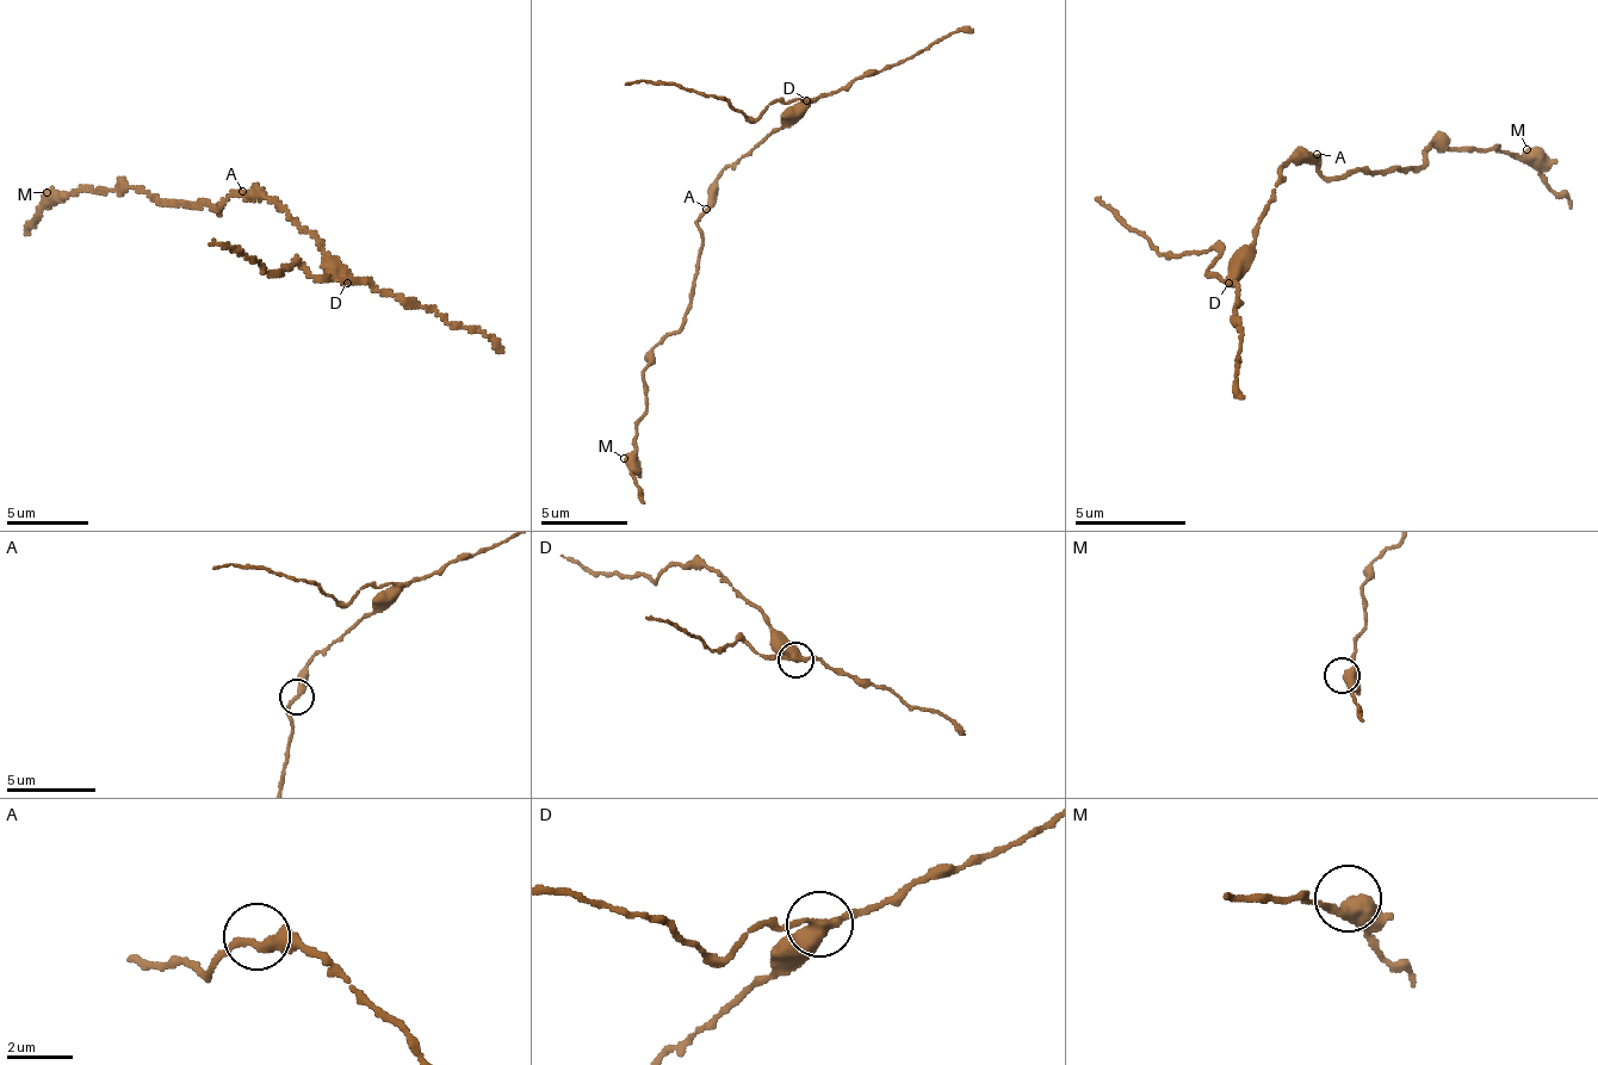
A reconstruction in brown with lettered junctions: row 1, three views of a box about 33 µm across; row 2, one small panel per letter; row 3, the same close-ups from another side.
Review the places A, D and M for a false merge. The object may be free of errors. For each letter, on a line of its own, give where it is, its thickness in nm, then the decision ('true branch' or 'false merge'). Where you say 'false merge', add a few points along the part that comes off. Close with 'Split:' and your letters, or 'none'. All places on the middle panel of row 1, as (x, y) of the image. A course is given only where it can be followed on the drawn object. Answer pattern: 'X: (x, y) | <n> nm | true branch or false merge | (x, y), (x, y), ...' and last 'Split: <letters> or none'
A: (706, 209) | 280 nm | true branch
D: (806, 100) | 340 nm | false merge | (807, 101), (775, 103), (744, 116), (707, 97), (648, 79), (626, 84)
M: (624, 458) | 380 nm | true branch
Split: D

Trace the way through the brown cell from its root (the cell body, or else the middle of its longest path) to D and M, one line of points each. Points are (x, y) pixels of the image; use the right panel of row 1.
D: (1312, 160), (1283, 162), (1258, 224), (1256, 242), (1237, 265), (1230, 284)
M: (1312, 160), (1326, 178), (1418, 166), (1434, 143), (1445, 142), (1450, 152), (1502, 148), (1522, 156), (1527, 149)

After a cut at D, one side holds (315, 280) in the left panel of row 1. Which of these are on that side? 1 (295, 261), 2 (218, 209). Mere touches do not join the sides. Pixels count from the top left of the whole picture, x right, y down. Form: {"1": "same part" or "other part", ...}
{"1": "same part", "2": "other part"}

